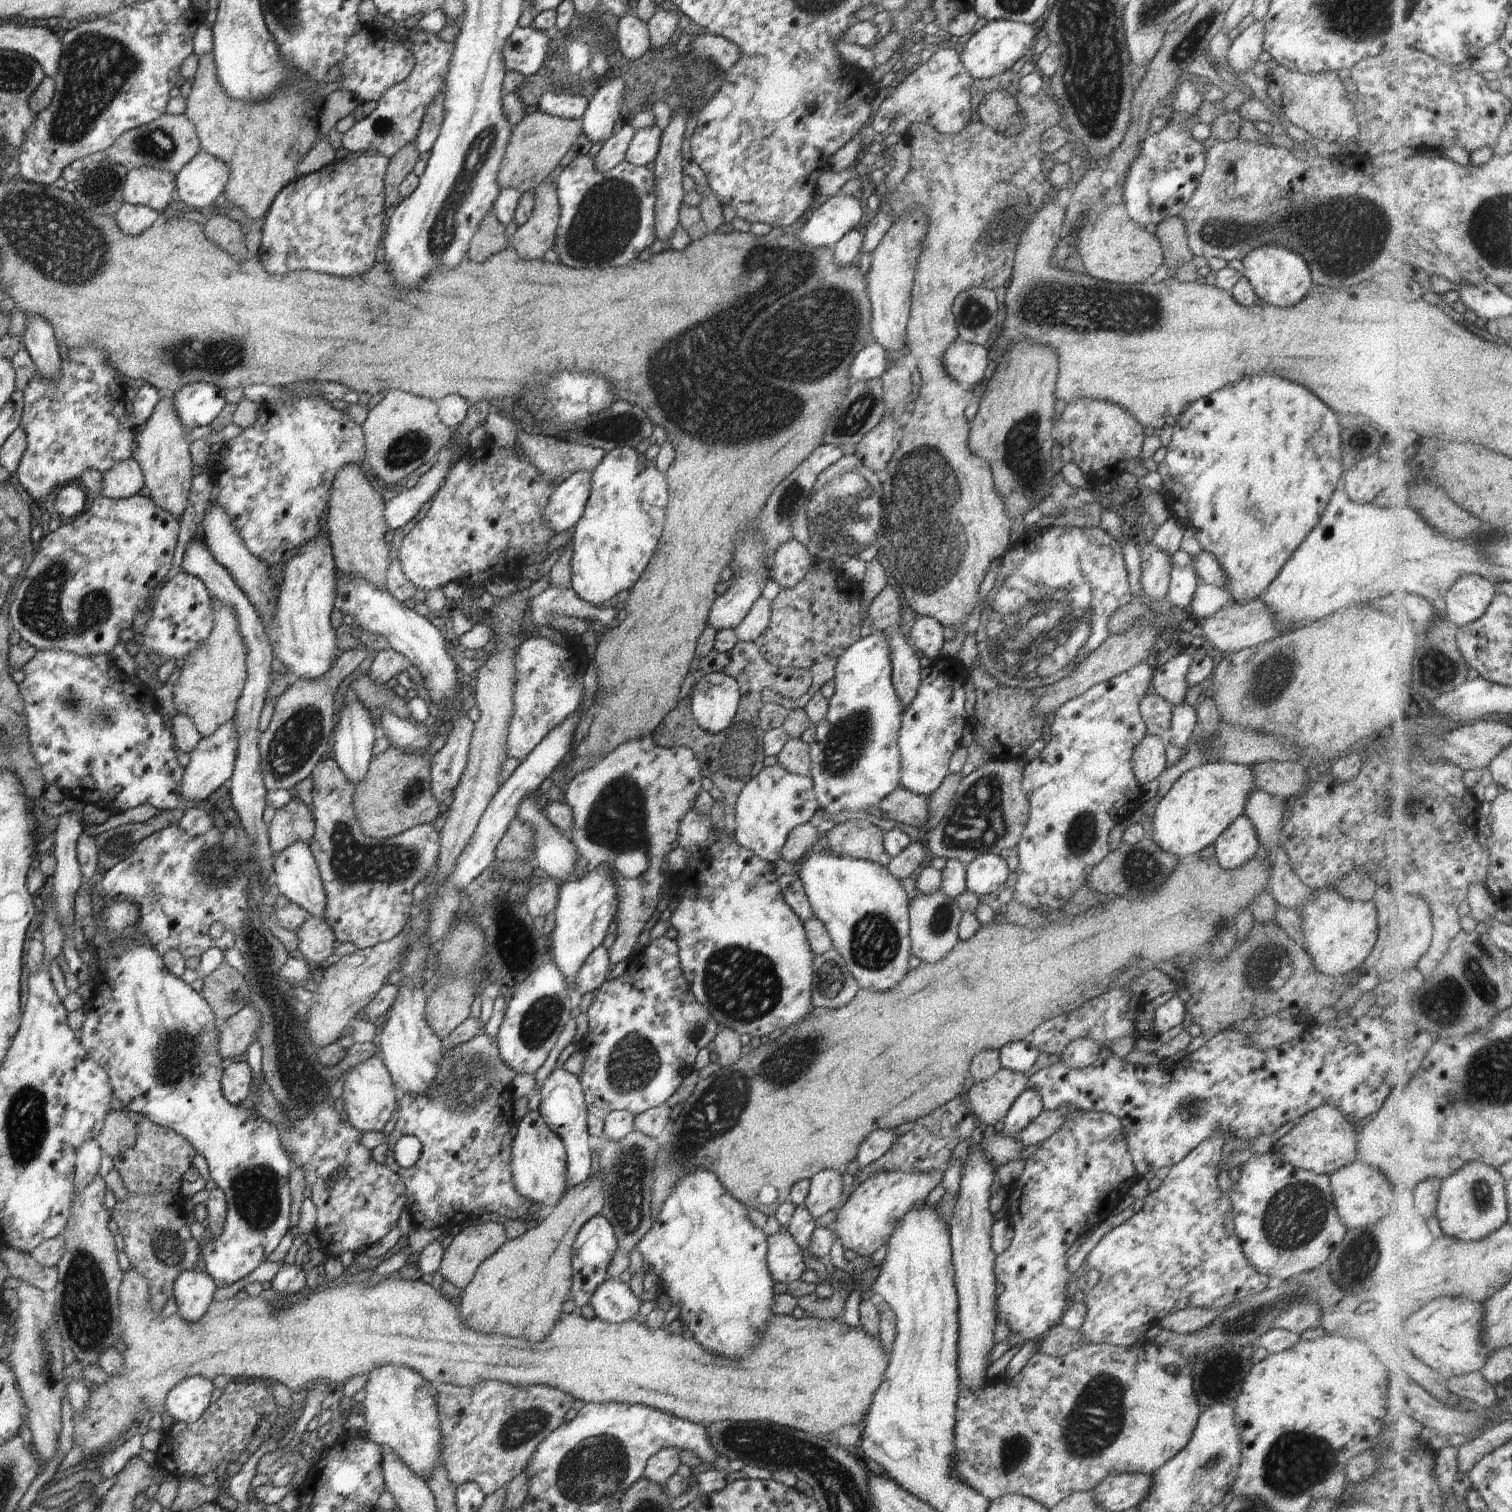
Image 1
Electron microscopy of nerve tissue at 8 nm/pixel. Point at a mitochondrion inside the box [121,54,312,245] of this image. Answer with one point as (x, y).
(156, 144)

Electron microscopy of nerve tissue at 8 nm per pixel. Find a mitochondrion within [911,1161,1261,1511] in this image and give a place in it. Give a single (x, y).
(1094, 1423)

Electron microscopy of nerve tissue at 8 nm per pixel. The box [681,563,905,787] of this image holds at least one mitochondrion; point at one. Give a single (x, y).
(847, 741)

